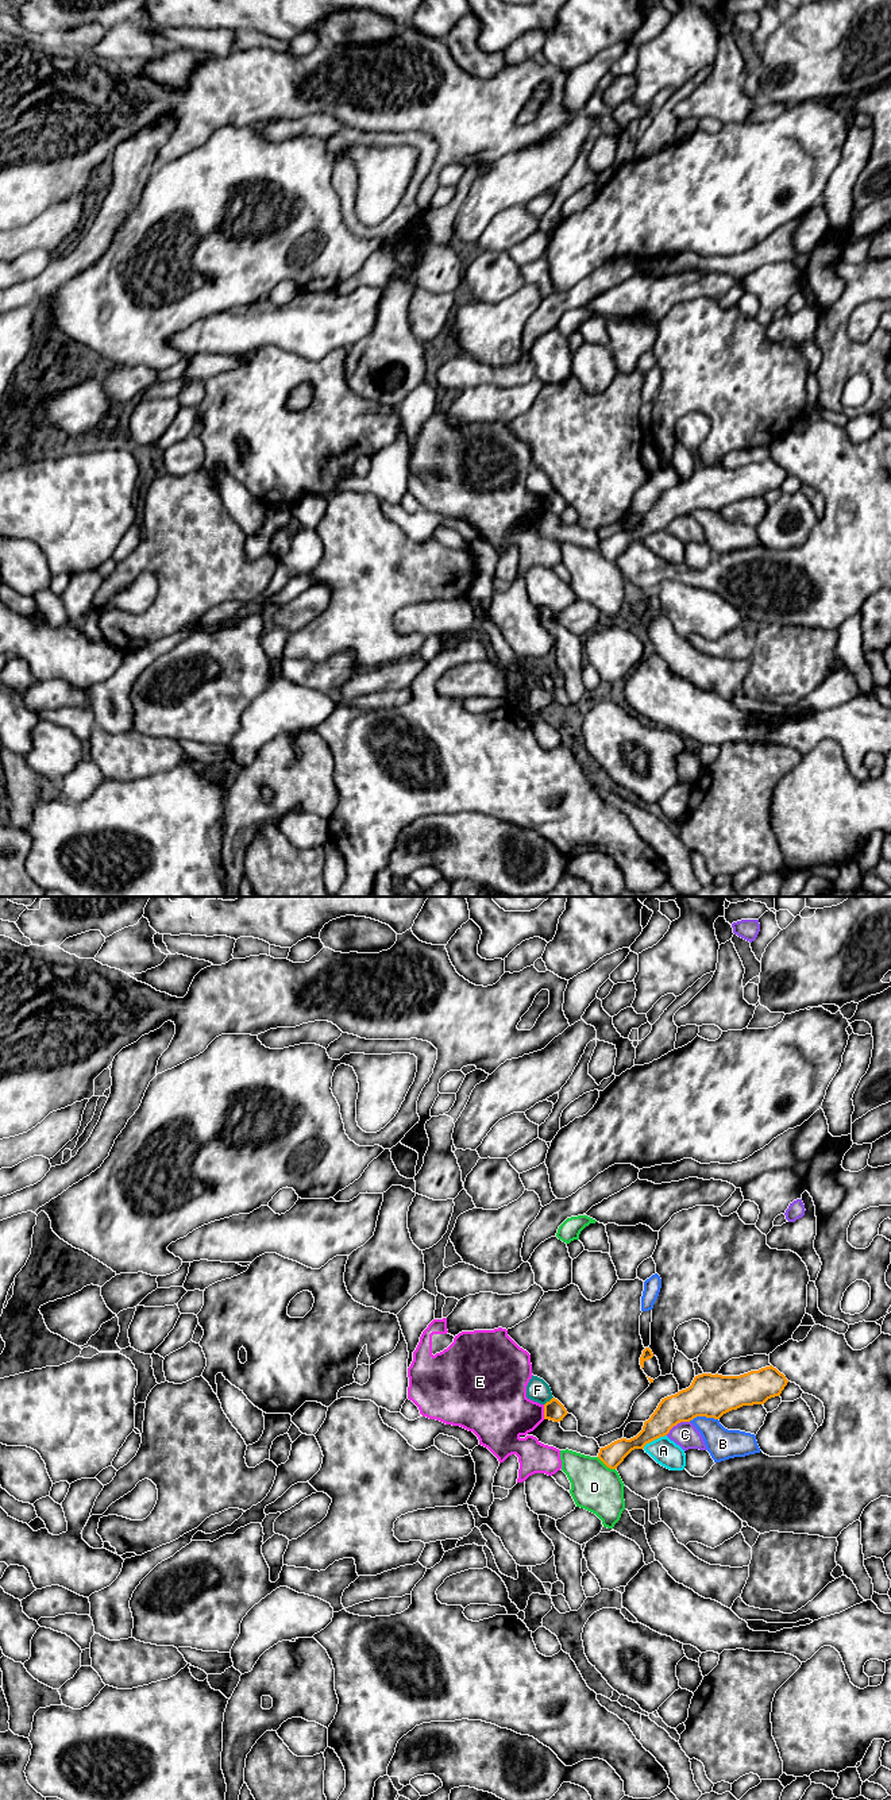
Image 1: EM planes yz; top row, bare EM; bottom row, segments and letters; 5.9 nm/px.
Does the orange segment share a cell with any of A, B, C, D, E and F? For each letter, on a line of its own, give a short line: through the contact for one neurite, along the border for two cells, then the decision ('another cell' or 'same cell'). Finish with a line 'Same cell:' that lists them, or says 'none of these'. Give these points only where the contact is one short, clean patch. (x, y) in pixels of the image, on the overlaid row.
A: another cell
B: yz (717, 1418), (694, 1417), (689, 1421) | another cell
C: another cell
D: yz (597, 1457), (614, 1469) | another cell
E: another cell
F: yz (552, 1396), (544, 1405) | another cell
Same cell: none of these

